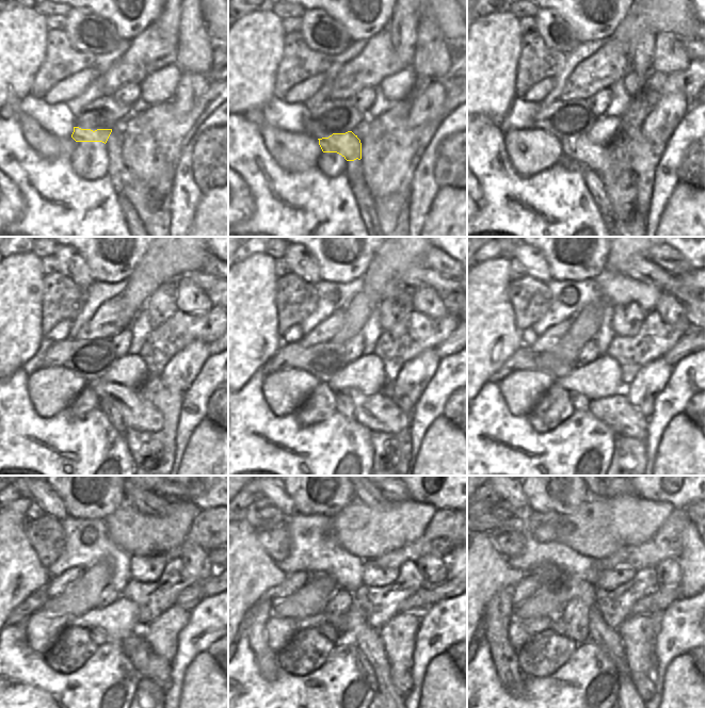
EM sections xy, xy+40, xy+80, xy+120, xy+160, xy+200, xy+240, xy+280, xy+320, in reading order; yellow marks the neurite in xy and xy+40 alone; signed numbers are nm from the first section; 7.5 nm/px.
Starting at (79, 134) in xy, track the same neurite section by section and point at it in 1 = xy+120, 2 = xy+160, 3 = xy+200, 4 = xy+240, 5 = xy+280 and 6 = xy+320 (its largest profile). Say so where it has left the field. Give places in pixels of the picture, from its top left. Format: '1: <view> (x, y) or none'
1: xy+120 (138, 414)
2: xy+160 (379, 413)
3: xy+200 (616, 411)
4: xy+240 (159, 670)
5: xy+280 (402, 679)
6: xy+320 (645, 686)

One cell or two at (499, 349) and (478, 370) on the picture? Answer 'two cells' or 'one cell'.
one cell

